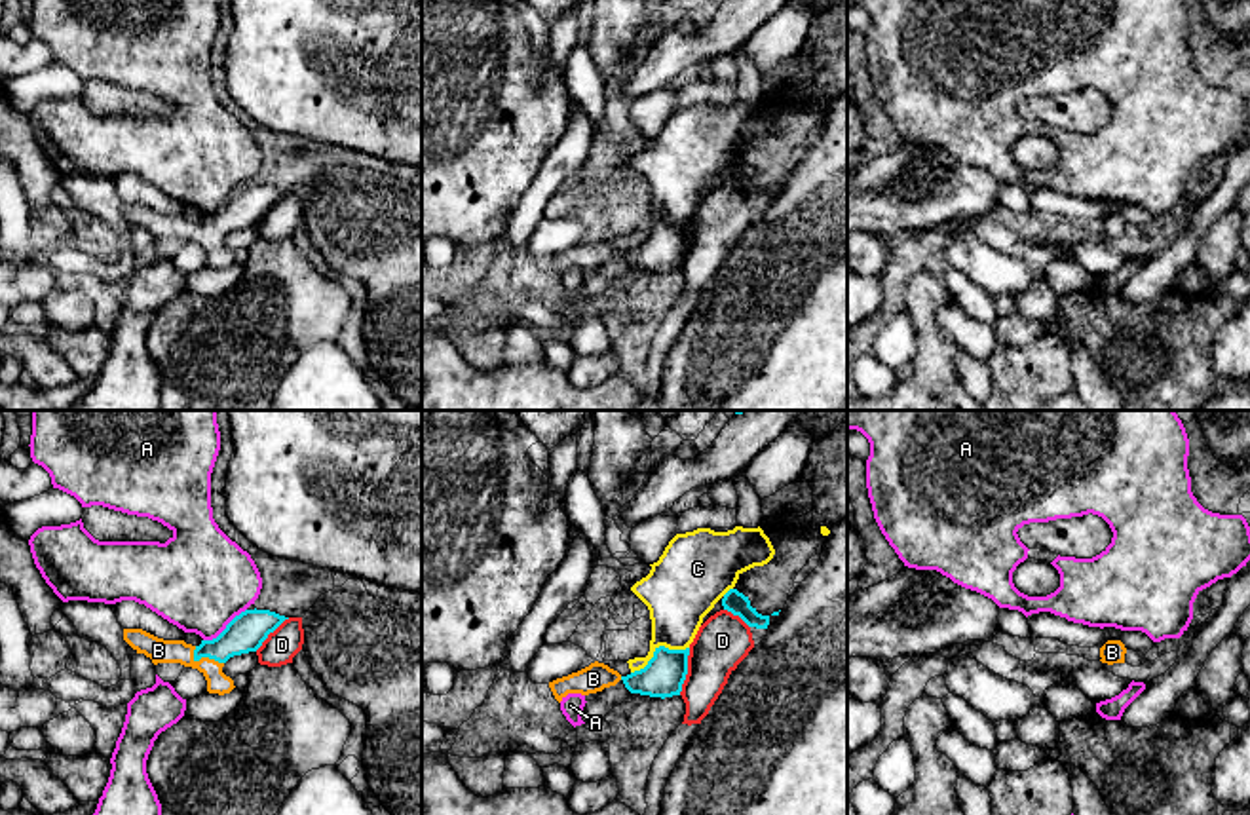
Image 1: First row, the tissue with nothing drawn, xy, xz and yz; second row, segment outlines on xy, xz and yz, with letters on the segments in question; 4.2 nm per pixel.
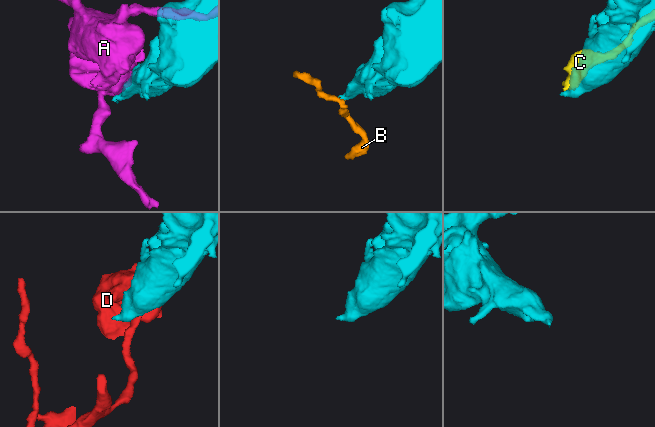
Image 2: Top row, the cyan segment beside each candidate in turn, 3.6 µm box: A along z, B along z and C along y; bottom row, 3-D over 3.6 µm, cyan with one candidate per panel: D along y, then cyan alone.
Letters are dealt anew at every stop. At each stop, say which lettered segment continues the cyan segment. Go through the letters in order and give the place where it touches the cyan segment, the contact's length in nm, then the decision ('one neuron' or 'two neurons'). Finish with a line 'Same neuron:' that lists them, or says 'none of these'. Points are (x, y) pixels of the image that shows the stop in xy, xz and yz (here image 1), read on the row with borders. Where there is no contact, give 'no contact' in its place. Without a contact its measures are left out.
A: contact xy (227, 627); length 240 nm; two neurons
B: contact xy (204, 656); length 150 nm; one neuron
C: contact xz (658, 648); length 280 nm; two neurons
D: contact xz (686, 671); length 200 nm; two neurons
Same neuron: B

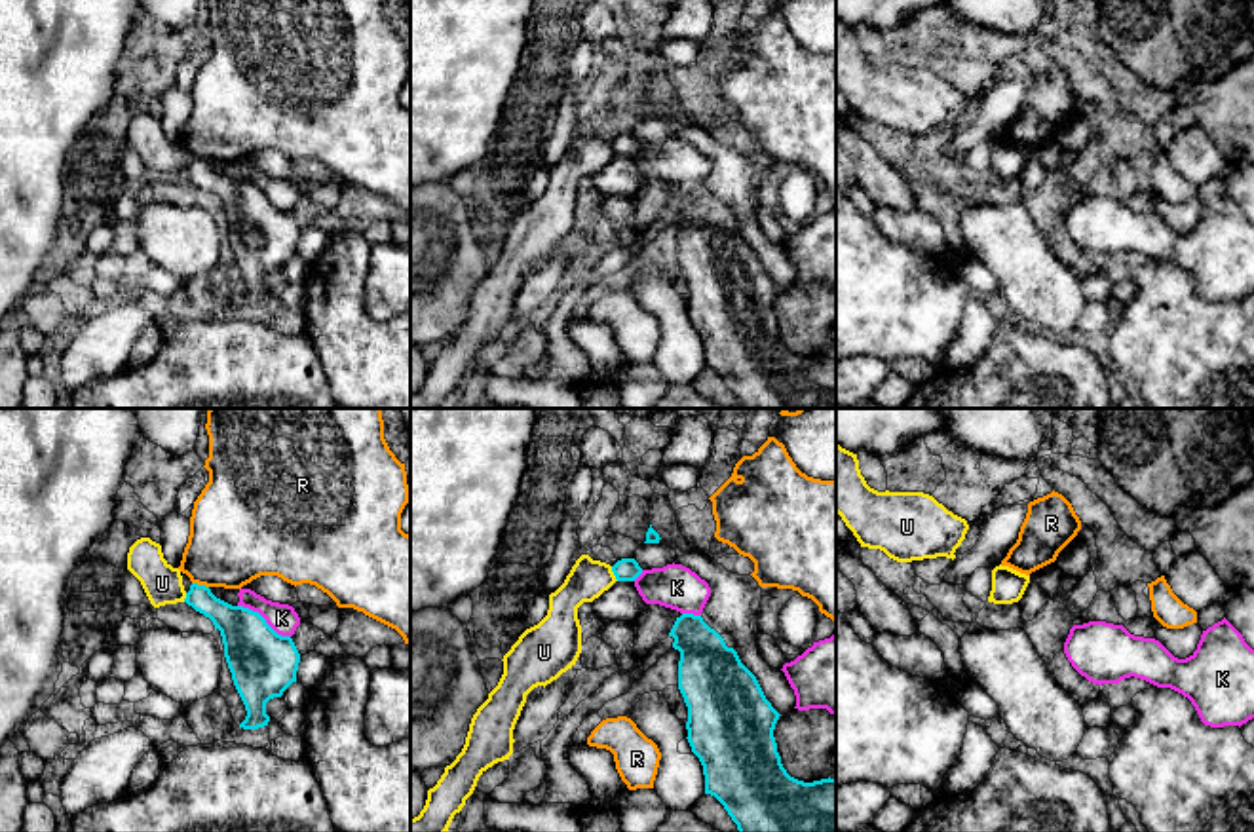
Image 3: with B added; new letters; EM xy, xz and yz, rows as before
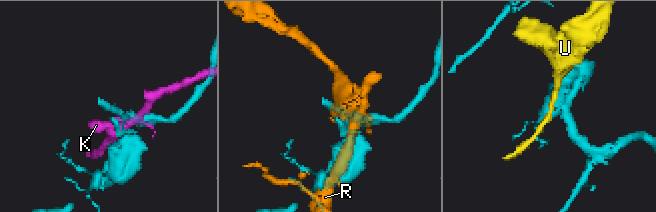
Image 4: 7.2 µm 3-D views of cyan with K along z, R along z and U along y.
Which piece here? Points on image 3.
K: contact xy (265, 620); length 260 nm; two neurons
R: contact xy (200, 586); length 80 nm; two neurons
U: contact xz (614, 574); length 70 nm; two neurons
Same neuron: none of these

